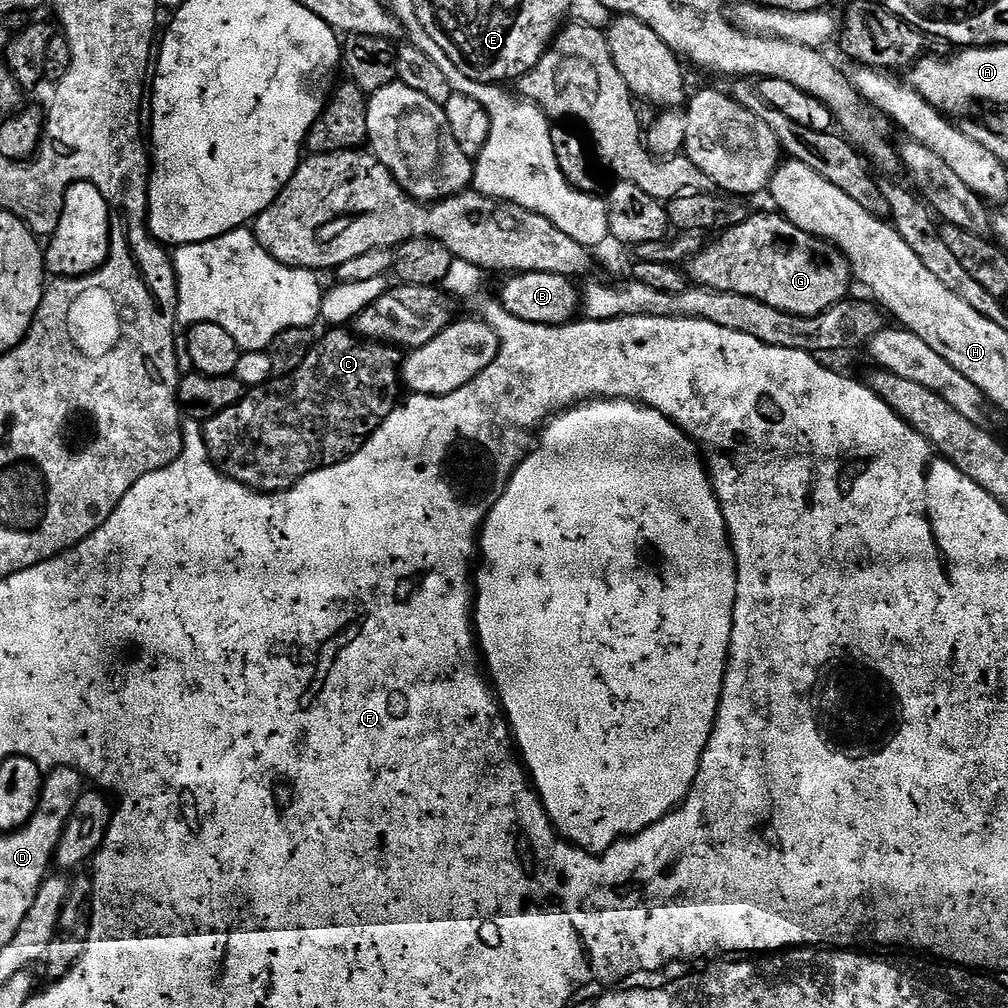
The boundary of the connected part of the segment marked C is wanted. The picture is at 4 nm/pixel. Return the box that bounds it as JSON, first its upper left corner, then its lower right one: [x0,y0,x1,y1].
[203,327,402,492]

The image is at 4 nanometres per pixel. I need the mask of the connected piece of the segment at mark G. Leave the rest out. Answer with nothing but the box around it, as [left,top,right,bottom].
[686,212,854,316]

